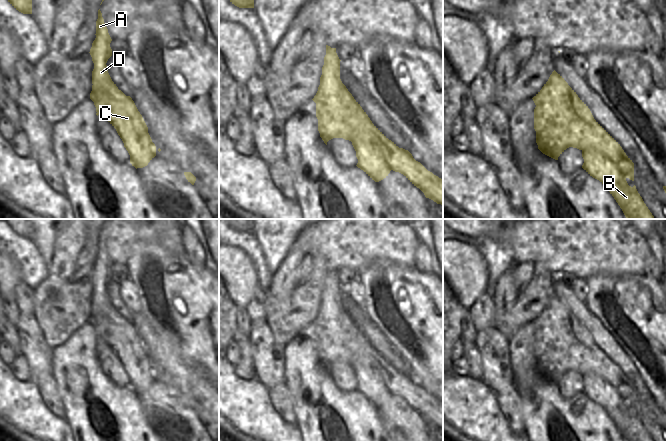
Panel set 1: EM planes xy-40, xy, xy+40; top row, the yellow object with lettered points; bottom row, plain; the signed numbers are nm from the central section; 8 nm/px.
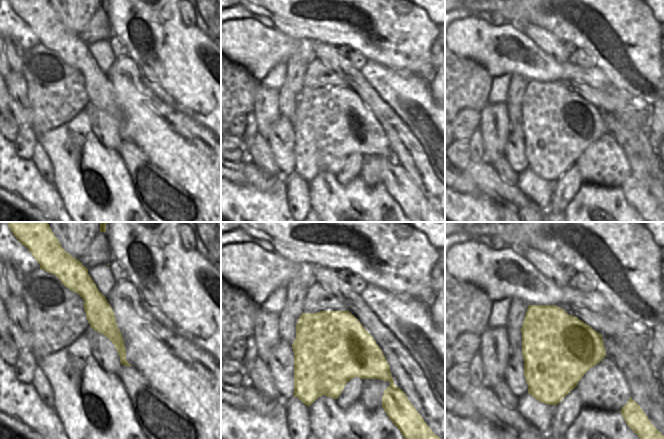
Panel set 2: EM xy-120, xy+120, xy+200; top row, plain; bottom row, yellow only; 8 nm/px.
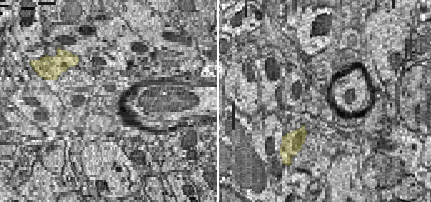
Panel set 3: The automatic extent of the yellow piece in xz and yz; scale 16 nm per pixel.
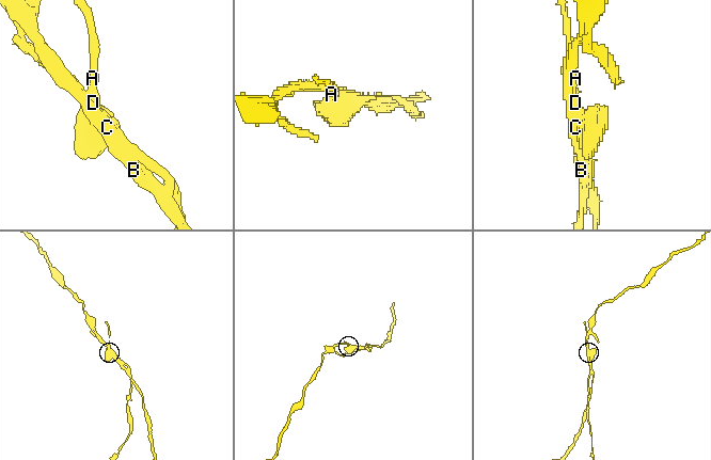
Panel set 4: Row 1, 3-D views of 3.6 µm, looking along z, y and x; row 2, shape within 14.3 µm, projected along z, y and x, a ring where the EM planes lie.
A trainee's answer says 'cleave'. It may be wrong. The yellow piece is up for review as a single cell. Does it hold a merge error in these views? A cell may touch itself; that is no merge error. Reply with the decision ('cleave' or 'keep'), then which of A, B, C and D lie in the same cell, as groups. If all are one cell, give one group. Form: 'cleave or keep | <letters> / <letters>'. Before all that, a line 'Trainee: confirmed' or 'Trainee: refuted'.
Trainee: confirmed
cleave | A D / B C

